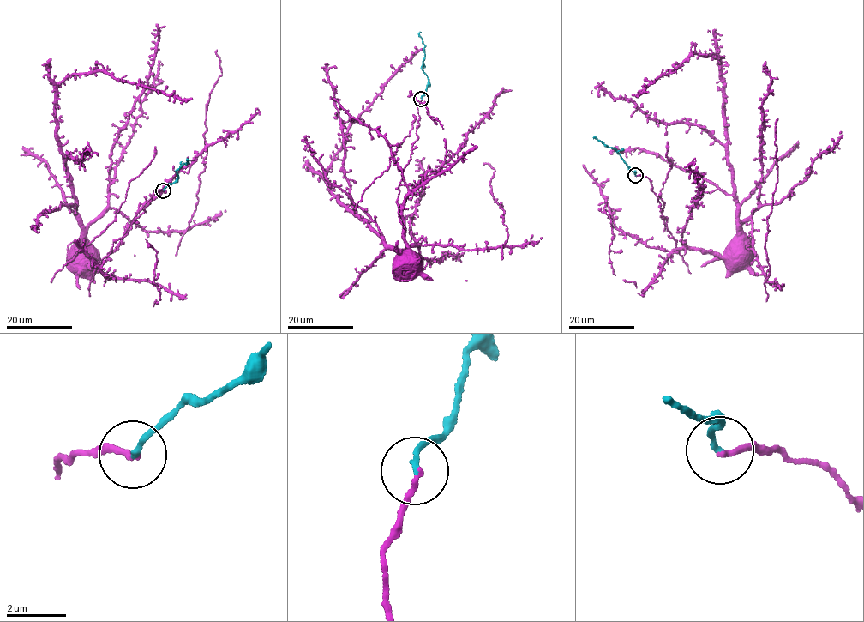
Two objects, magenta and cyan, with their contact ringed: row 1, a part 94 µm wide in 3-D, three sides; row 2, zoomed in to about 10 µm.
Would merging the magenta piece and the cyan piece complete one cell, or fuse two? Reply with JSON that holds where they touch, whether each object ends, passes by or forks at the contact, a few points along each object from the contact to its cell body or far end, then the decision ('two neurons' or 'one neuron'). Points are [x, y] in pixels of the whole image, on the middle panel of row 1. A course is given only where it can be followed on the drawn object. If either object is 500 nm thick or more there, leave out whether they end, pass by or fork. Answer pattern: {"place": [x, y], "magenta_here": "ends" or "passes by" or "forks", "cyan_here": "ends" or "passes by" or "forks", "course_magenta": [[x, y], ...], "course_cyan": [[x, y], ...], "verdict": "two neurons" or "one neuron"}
{"place": [421, 99], "magenta_here": "ends", "cyan_here": "ends", "course_magenta": [[422, 99], [417, 108], [418, 137], [398, 187], [407, 248], [398, 256], [399, 267]], "course_cyan": [[422, 99], [428, 81], [421, 67], [425, 56], [421, 32]], "verdict": "one neuron"}

